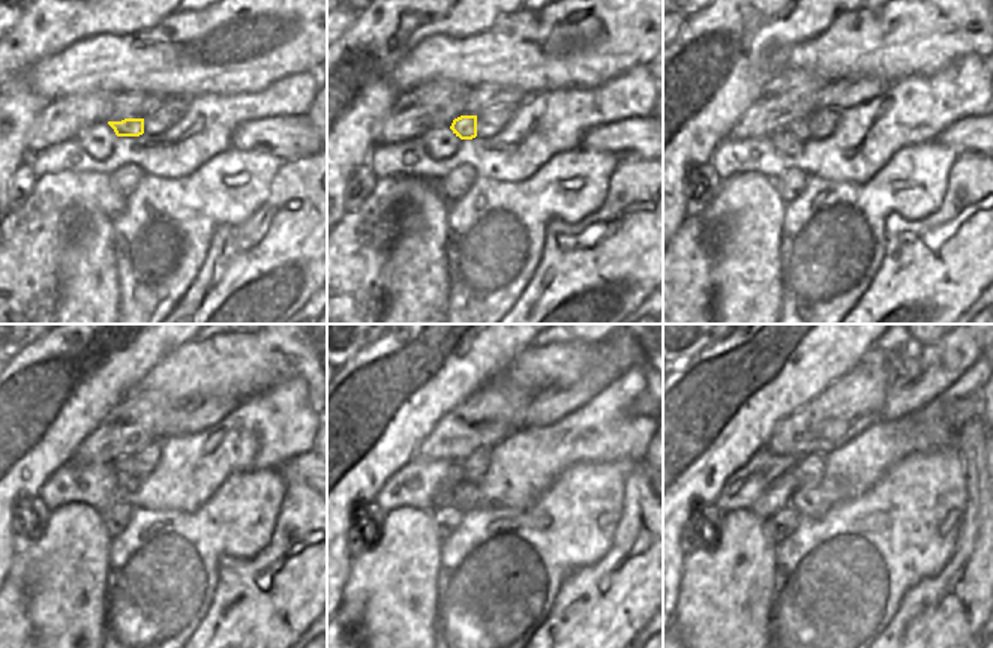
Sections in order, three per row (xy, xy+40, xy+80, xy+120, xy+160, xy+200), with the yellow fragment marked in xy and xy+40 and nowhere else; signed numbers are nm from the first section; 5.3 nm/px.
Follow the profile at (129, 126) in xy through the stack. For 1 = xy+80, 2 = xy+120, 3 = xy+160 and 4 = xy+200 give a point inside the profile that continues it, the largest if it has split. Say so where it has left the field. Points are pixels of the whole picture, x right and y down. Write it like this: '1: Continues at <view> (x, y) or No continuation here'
1: Continues at xy+80 (800, 129)
2: Continues at xy+120 (126, 465)
3: Continues at xy+160 (456, 474)
4: Continues at xy+200 (777, 495).

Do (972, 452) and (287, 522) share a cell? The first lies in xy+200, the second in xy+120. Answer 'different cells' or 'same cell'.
same cell

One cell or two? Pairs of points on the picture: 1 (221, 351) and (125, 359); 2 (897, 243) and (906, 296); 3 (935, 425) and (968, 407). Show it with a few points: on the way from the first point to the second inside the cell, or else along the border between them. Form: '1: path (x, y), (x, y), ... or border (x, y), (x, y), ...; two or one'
1: border (191, 339), (173, 348), (140, 381); two
2: path (906, 257), (906, 282); one
3: path (942, 417), (960, 410); one

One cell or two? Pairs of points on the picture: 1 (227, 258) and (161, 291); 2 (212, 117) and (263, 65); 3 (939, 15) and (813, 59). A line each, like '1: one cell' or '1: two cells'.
1: two cells
2: two cells
3: one cell

